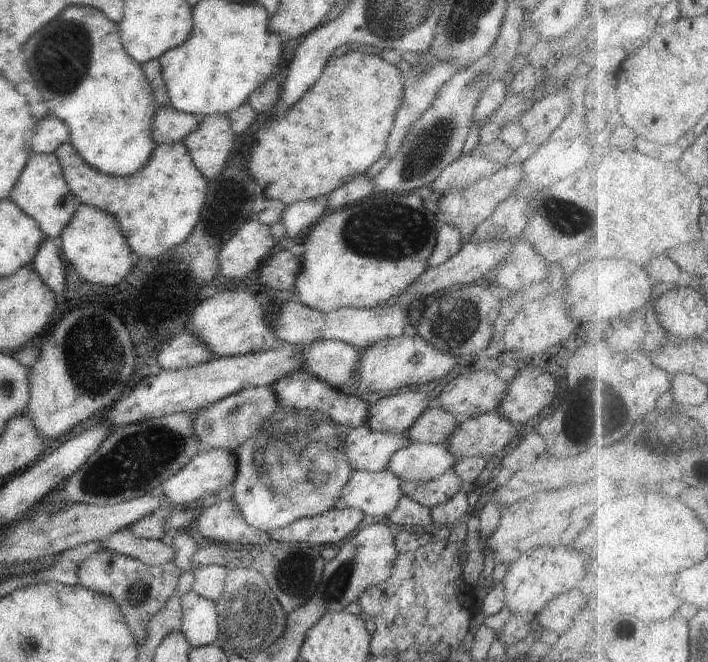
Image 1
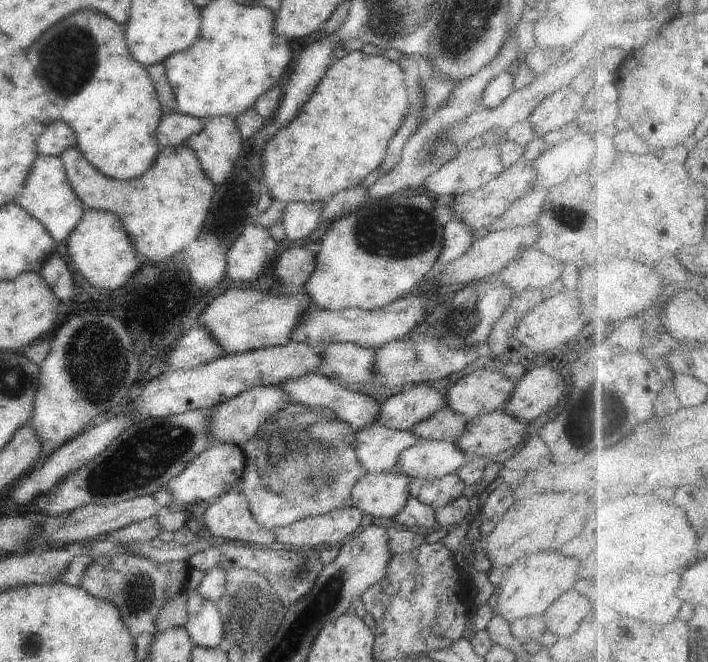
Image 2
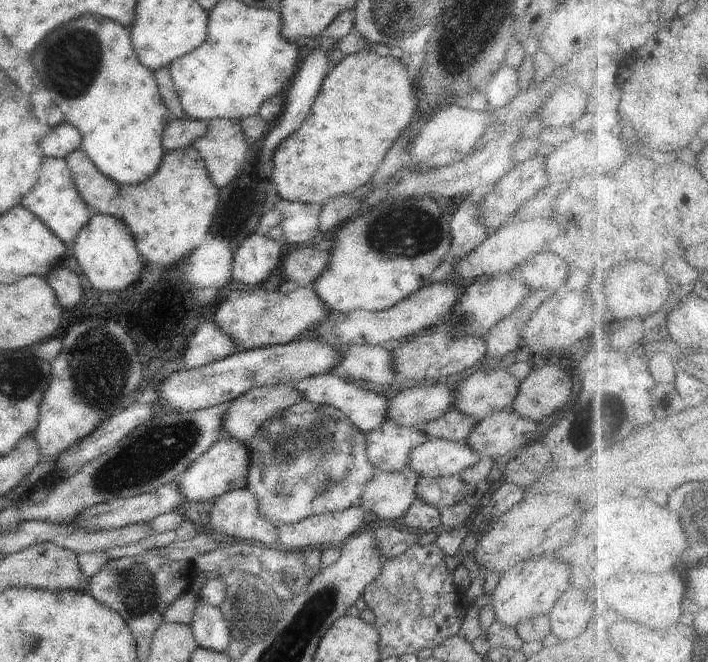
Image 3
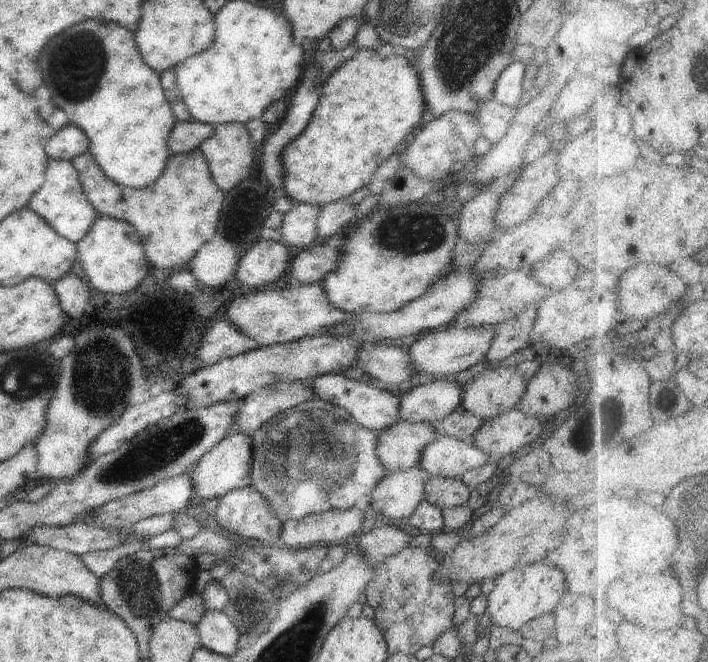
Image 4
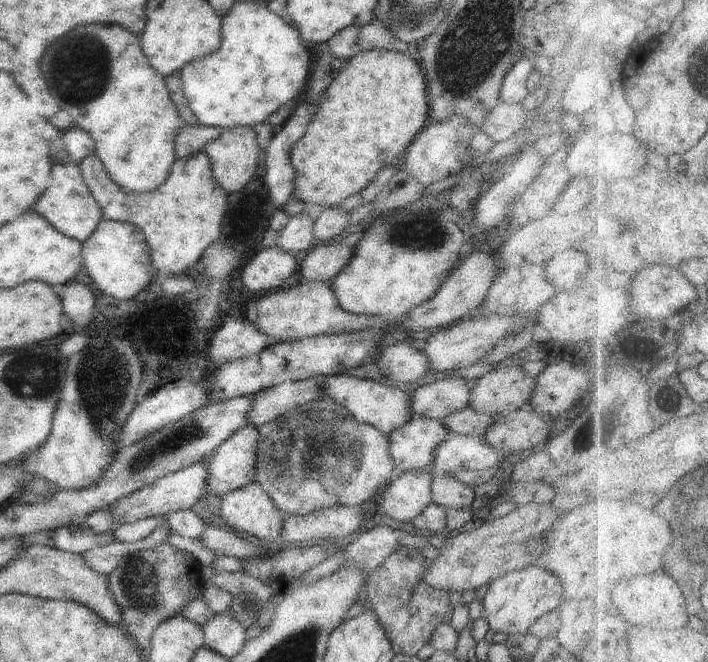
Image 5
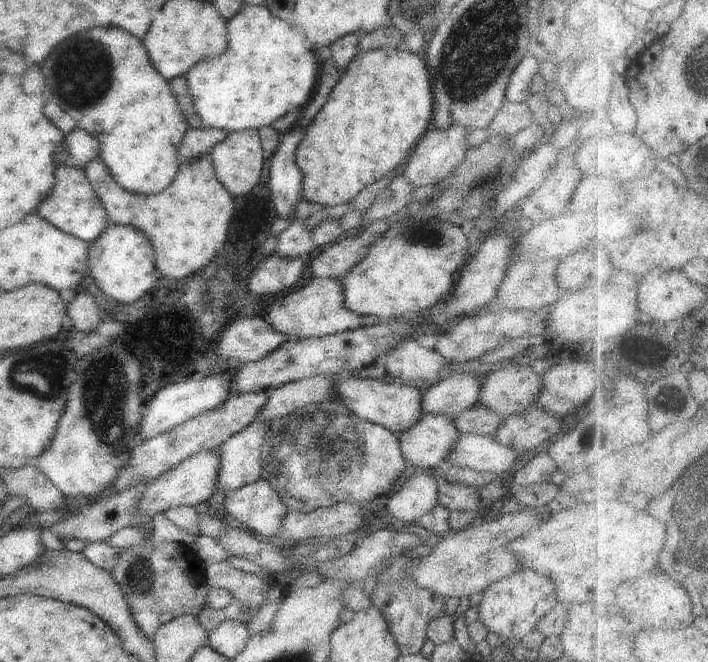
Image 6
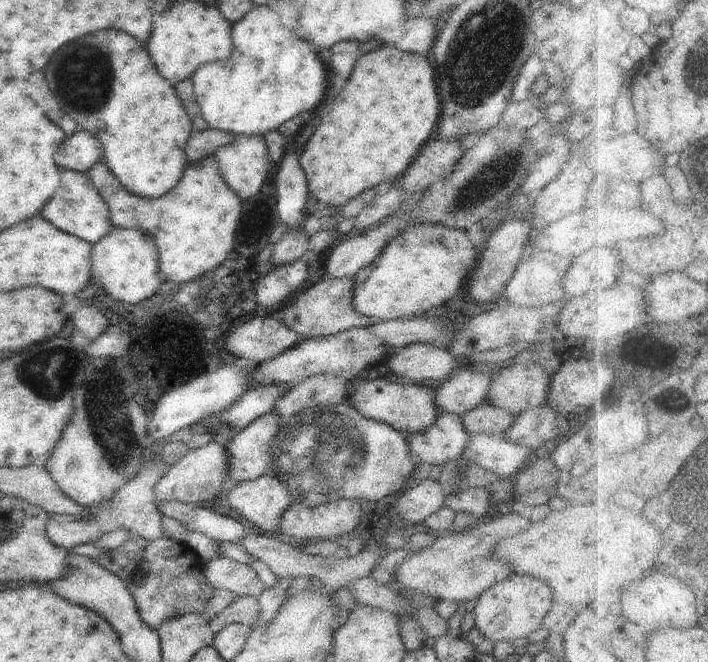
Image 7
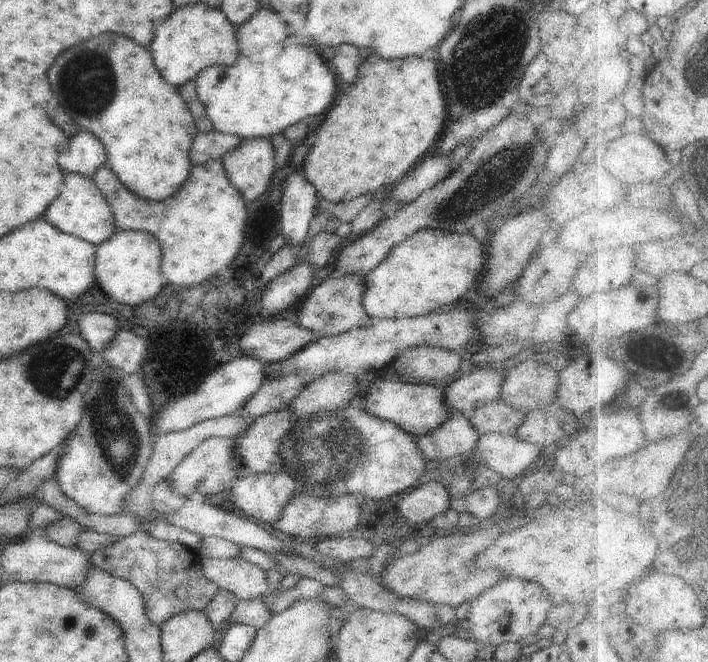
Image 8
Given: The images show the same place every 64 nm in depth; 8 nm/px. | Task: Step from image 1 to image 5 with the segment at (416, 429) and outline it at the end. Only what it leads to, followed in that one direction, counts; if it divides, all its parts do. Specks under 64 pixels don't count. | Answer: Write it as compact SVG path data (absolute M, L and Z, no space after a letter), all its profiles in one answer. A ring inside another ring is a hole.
M468 404L462 410L446 416L442 424L446 426L449 433L458 434L458 436L482 437L488 432L490 424L494 424L494 419L488 414L480 414L472 410Z

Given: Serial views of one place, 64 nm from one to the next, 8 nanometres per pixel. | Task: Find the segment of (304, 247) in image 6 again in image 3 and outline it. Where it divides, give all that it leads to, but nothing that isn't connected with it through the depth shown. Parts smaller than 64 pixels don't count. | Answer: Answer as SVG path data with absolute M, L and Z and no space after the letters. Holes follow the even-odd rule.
M283 201L278 210L283 214L280 228L284 242L307 246L311 244L319 230L319 217L322 206L297 201Z

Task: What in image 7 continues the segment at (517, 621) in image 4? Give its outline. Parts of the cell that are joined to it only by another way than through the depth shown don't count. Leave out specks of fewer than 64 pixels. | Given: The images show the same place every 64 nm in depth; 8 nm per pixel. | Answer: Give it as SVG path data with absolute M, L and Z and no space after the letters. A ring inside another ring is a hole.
M510 576L508 580L497 582L490 586L488 590L481 592L477 596L476 606L474 606L474 627L478 632L488 638L493 643L498 640L518 640L525 638L541 627L546 622L546 614L549 613L550 602L552 602L552 592L546 588L546 584L538 578L532 576Z

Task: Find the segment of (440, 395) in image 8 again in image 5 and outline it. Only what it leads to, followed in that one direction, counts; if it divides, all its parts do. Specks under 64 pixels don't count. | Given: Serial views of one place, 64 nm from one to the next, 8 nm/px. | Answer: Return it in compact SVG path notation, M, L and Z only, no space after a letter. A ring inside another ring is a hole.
M346 375L326 376L322 378L324 397L332 398L336 404L343 406L347 414L354 416L358 422L369 424L390 434L395 428L404 426L412 417L410 402L412 393L404 392L399 387L387 386L373 380L360 379Z

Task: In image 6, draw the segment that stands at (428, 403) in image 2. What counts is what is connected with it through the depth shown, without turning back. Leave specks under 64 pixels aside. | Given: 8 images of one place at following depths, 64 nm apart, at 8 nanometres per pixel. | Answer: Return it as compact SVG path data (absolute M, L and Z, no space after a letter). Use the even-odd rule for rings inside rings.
M482 373L452 374L422 393L422 412L452 418L479 403Z

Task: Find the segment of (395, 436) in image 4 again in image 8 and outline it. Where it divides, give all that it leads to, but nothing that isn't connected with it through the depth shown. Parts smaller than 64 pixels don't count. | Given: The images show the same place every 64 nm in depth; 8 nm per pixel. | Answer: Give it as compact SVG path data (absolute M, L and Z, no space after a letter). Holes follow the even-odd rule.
M452 411L444 424L415 439L424 460L438 463L472 453L480 436L480 432L463 414Z

